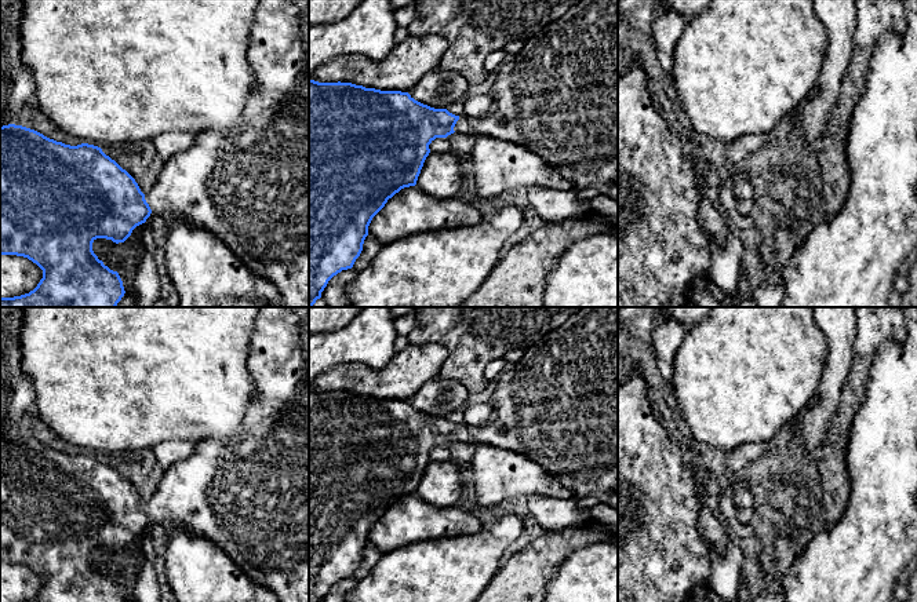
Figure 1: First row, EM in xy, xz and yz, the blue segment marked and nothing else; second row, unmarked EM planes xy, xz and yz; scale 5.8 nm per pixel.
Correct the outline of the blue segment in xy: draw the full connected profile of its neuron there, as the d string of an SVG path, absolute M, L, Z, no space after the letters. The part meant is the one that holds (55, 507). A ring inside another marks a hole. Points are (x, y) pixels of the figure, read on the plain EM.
M261 307L256 315L248 354L248 371L254 382L254 397L248 404L239 438L226 445L214 438L203 438L193 452L174 463L163 475L154 496L143 503L135 488L101 456L81 452L65 453L43 442L15 433L0 435L0 563L23 565L43 579L43 587L29 602L125 602L117 580L110 579L92 559L97 547L124 551L132 539L154 522L165 526L183 526L221 547L236 566L256 585L269 590L279 602L309 602L309 307Z

